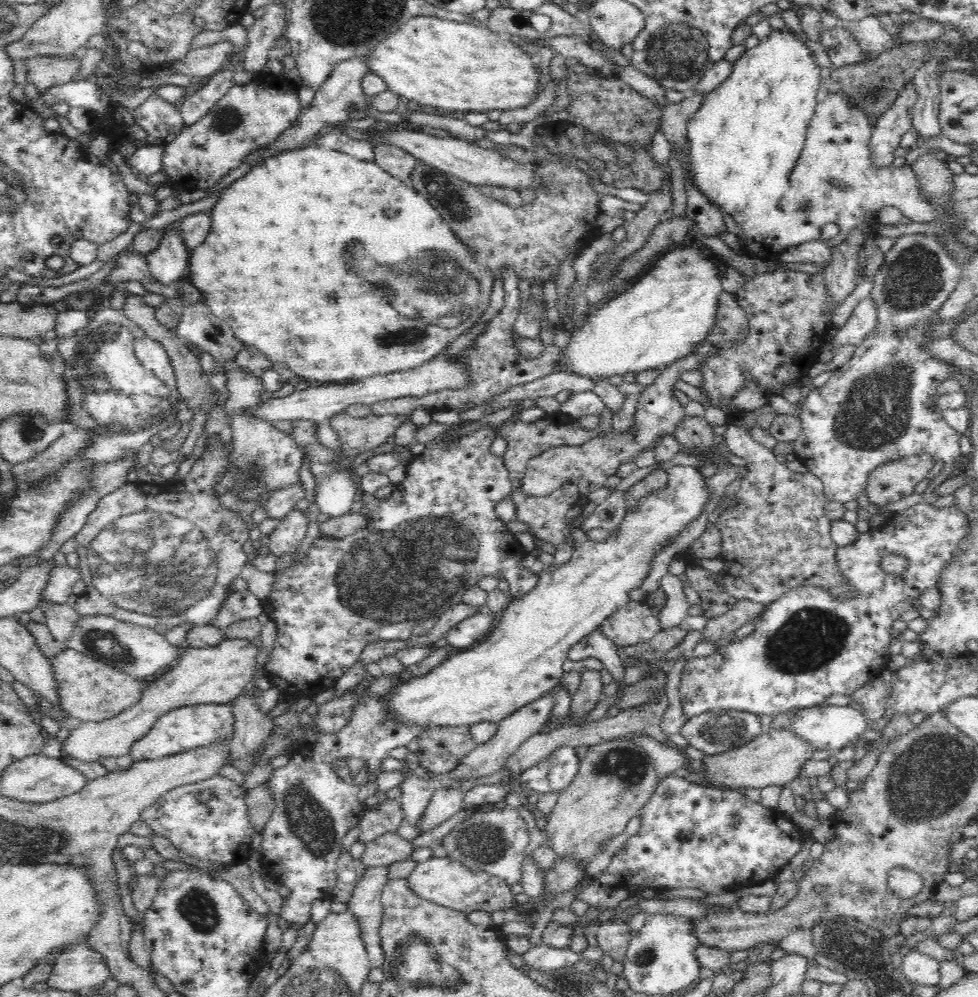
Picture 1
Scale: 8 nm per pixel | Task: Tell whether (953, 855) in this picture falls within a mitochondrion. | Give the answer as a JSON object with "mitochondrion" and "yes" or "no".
{"mitochondrion":"no"}

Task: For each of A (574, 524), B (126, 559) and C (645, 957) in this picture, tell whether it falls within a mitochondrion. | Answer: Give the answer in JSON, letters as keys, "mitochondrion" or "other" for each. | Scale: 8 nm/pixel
{"A":"other","B":"mitochondrion","C":"mitochondrion"}

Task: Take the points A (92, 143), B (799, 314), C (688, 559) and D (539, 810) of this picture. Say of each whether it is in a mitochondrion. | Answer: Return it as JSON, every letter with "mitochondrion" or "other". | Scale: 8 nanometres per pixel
{"A":"other","B":"mitochondrion","C":"other","D":"other"}

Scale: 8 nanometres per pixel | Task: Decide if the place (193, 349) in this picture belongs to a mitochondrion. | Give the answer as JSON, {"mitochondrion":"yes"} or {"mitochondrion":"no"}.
{"mitochondrion":"no"}

